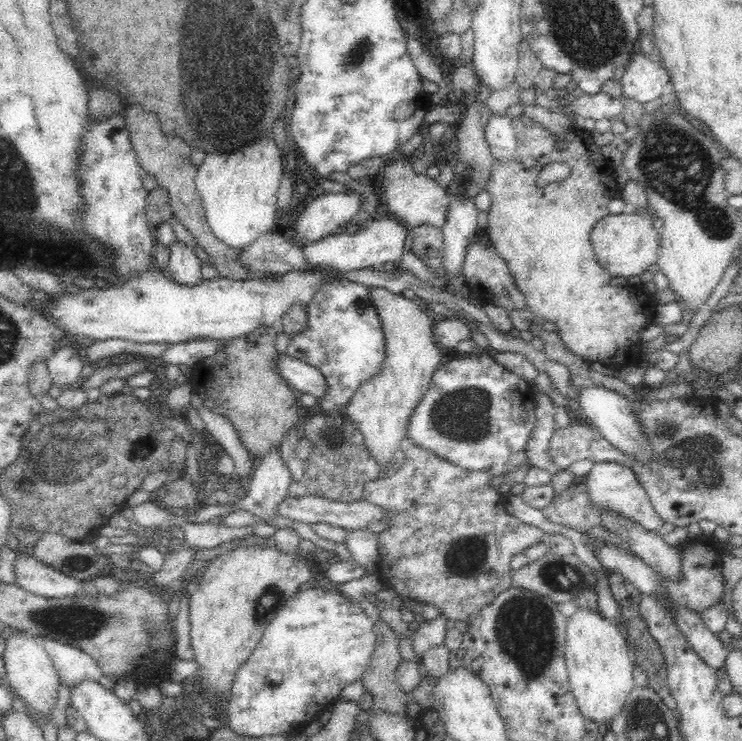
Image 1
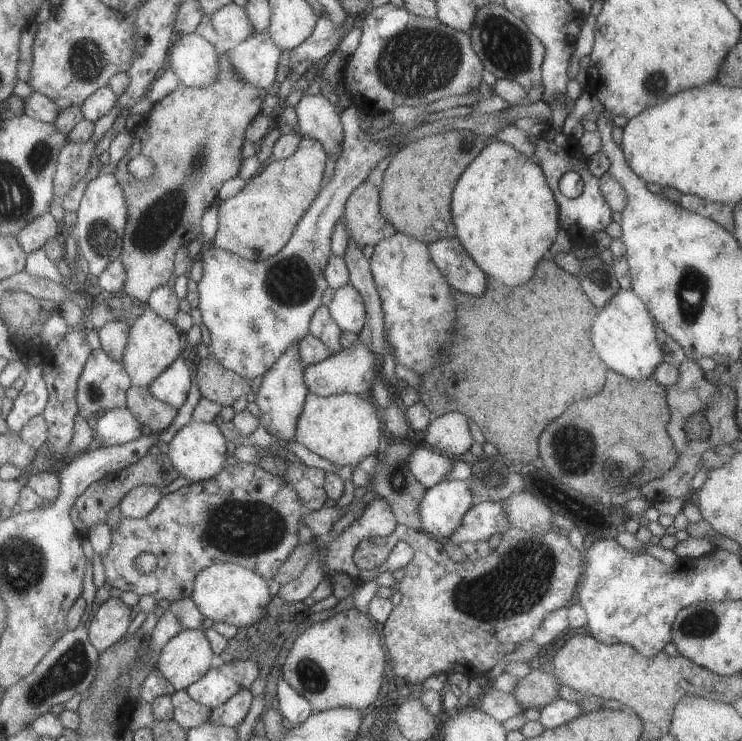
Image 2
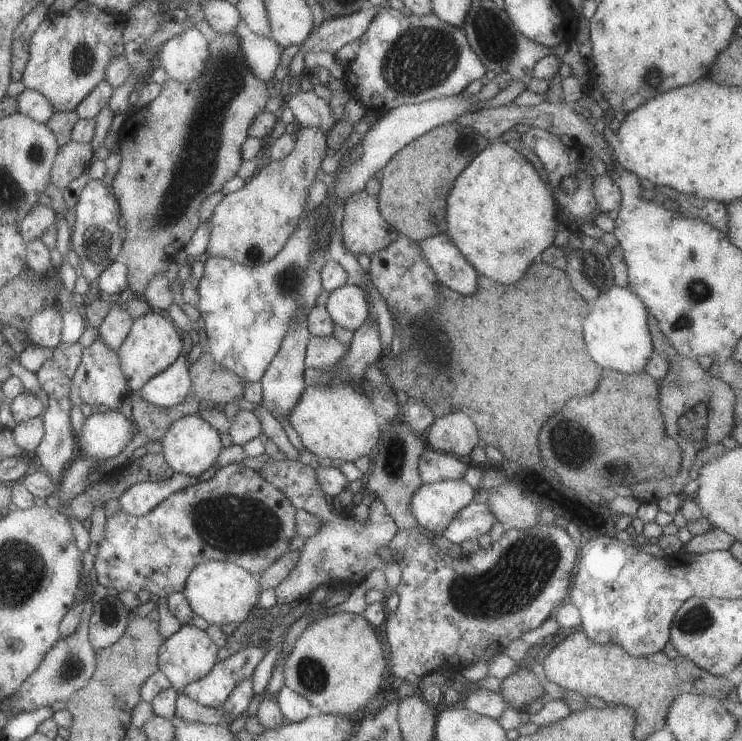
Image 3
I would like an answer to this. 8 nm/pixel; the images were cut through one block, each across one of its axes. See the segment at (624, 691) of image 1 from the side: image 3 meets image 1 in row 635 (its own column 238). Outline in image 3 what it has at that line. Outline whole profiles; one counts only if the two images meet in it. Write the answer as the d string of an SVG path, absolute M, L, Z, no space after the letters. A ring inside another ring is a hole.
M227 561L201 562L185 579L183 596L191 610L201 616L209 625L237 624L243 622L255 608L262 591L256 575Z

